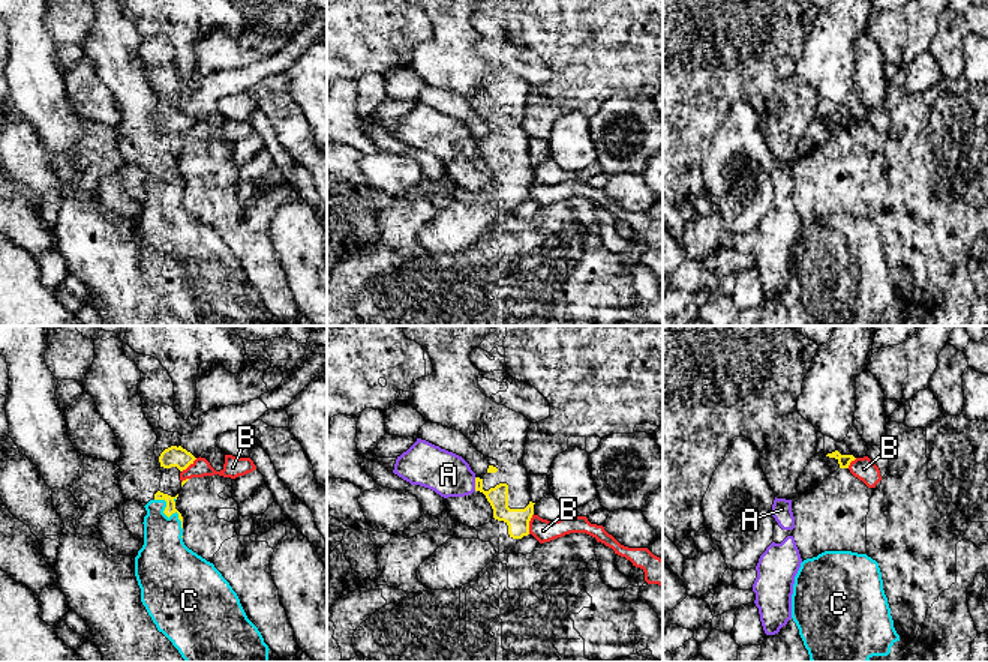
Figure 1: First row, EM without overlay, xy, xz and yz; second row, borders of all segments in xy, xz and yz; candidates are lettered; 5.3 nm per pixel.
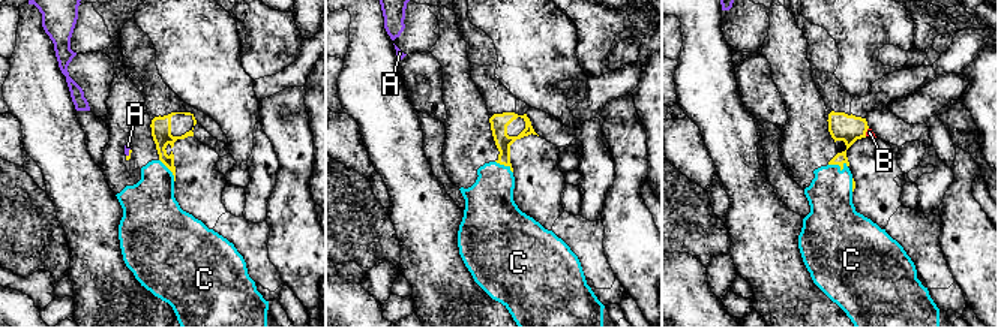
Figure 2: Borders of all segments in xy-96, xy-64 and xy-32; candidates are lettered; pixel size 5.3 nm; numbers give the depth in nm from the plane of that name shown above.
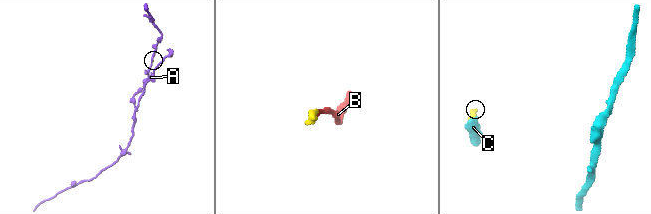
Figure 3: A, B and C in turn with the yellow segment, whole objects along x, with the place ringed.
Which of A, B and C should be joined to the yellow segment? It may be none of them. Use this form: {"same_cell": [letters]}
{"same_cell": []}

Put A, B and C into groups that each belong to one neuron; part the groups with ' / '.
A / B / C

